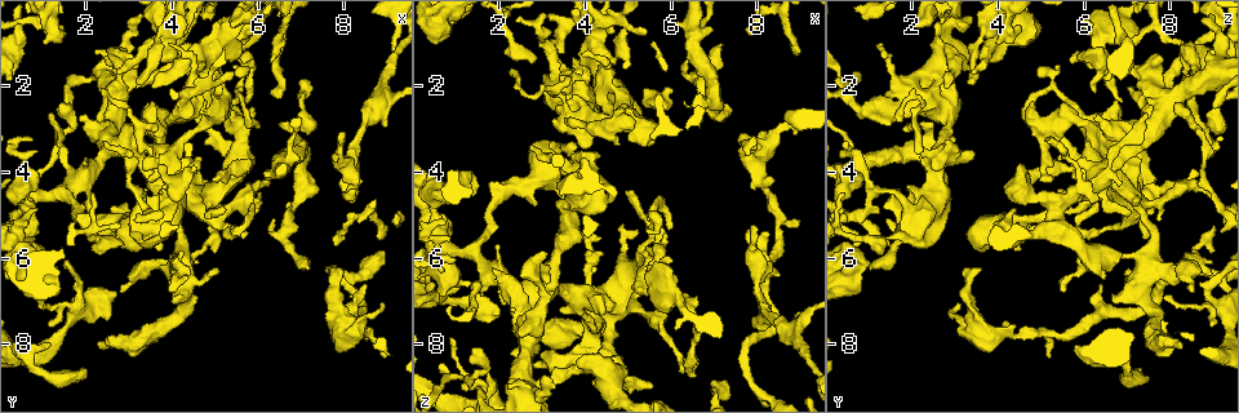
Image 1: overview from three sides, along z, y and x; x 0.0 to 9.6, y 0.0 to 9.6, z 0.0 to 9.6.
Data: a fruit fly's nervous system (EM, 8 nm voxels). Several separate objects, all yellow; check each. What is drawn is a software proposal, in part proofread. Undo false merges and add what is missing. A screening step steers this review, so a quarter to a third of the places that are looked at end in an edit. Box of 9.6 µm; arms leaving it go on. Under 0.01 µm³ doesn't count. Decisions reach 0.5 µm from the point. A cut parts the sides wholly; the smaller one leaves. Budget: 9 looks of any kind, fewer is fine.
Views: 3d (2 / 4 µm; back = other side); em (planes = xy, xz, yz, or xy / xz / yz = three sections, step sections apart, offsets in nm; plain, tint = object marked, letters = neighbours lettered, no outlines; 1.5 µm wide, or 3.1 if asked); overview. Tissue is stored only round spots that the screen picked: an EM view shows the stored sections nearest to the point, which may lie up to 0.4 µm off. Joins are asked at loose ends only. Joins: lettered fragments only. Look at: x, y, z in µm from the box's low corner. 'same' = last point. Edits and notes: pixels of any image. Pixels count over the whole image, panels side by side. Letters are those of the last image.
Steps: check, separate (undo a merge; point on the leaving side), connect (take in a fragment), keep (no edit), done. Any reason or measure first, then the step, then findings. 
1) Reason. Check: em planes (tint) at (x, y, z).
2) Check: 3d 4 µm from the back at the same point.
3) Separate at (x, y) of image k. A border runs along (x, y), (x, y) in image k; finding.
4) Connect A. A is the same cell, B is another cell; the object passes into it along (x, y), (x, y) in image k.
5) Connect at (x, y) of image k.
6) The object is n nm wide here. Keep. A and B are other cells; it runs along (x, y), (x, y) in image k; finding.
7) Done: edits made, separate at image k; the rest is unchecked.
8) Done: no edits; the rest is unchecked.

Check: 3d 4 µm at (8.90, 7.10, 3.10).

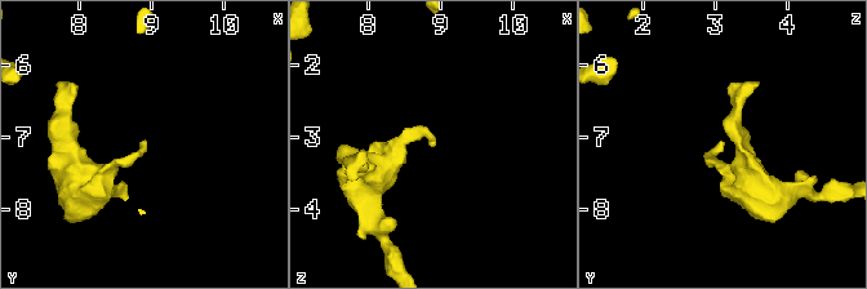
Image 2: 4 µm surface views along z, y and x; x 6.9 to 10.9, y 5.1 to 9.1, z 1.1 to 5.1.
Check: em xz step 4 (tint) at (8.95, 7.10, 3.10).

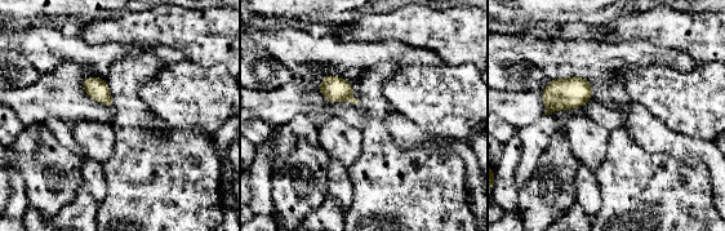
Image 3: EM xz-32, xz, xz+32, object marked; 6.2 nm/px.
Cut it another way. Check: em planes (letters) at the same point.

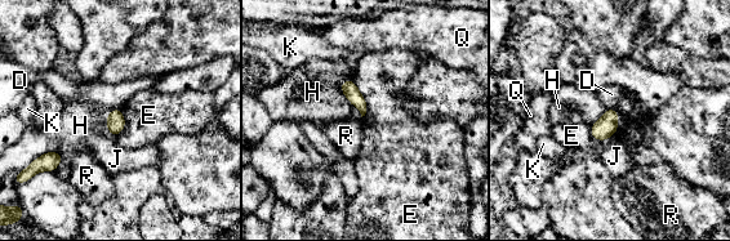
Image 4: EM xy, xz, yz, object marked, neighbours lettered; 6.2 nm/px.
The longest contact is with H, 260 nm. Keep. D, E, H, J, K, Q and R are other cells; a border runs along (352, 80), (365, 102), (361, 117) in image 4; no lettered fragment goes on from it.

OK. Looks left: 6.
Branch stops here. Check: em xz step 8 (tint) at (4.95, 4.20, 4.45).

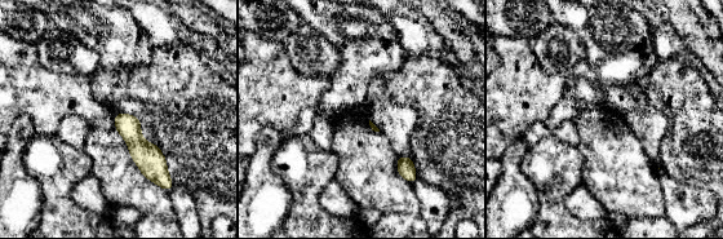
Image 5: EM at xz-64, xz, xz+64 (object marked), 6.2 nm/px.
Cut it another way. Check: em planes (letters) at the same point.

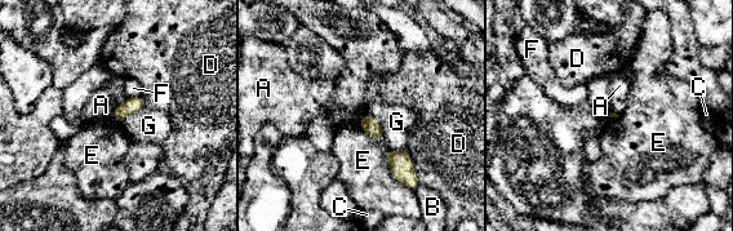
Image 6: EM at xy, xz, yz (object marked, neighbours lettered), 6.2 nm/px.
The longest contact is with E, 320 nm. Keep. A, B, C, D, E, F and G are other cells; none of them fits.

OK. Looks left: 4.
An open end. Check: 3d 2 µm from the back at (6.75, 2.85, 2.15).

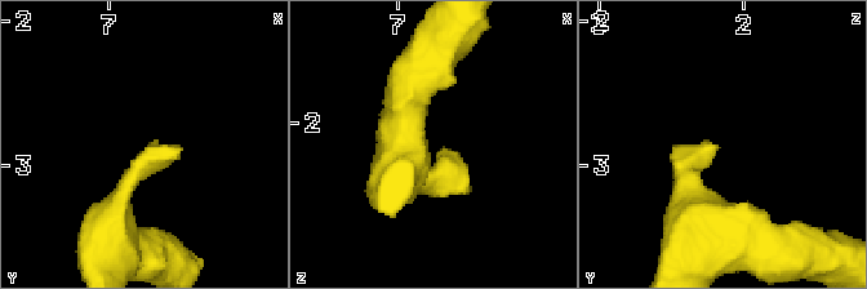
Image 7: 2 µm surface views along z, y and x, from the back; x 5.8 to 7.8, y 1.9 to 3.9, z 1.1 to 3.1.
Now the EM. Check: em planes (letters) at (6.70, 2.86, 2.18).

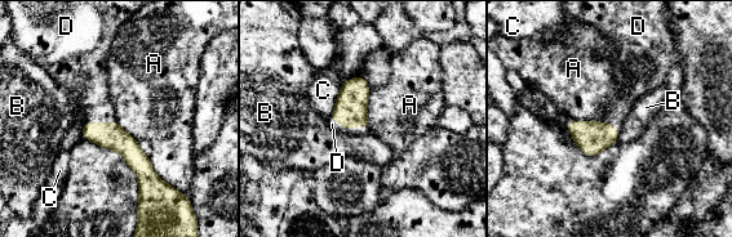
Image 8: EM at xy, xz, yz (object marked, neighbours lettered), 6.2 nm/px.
Connect D. D is the same cell, A, B and C are other cells; the object passes into it along (351, 106), (347, 128), (332, 124) in image 8; the neuron continues.

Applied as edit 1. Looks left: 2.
Four or more arms meet. Check: 3d 4 µm at (2.55, 1.85, 9.00).

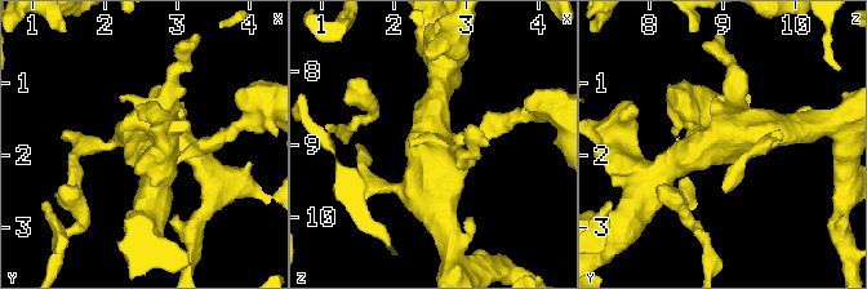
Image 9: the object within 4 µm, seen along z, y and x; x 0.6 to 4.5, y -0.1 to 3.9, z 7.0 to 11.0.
4 arms meet here. Check: em planes (letters) at (2.55, 1.85, 8.90).

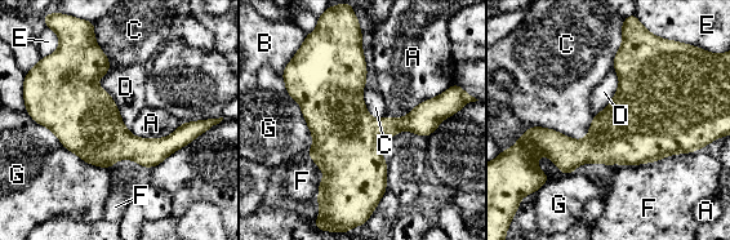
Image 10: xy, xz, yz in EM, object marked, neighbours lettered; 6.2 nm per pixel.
Keep. A, B, C, D, E, F and G are other cells; one neuron here.

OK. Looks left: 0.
Done: edits made, connect at image 8; the rest is unchecked.

